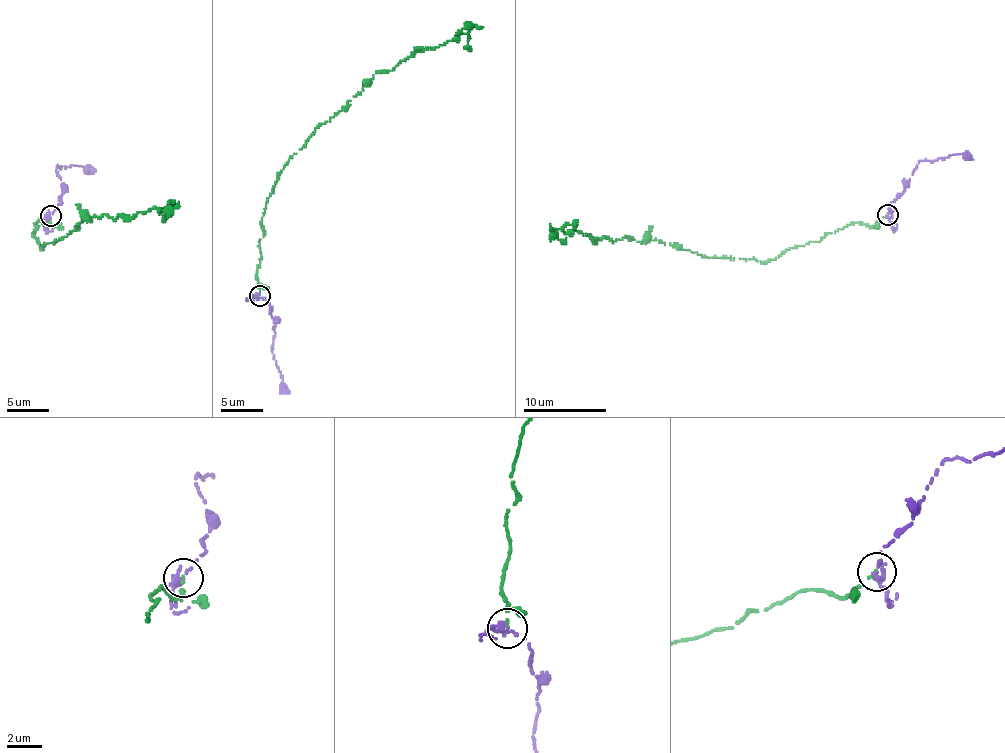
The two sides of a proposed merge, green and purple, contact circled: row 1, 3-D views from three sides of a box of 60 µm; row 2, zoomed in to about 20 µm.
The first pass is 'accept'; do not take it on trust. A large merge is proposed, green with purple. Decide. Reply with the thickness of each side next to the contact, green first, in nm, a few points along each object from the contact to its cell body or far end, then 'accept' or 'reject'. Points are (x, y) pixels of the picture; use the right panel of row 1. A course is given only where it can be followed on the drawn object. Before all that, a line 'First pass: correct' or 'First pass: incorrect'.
First pass: correct
110/200 nm | green via (887, 215), (874, 225), (854, 222), (756, 261), (559, 229), (566, 244) | purple via (887, 215), (889, 204), (898, 195), (920, 160), (965, 153), (970, 156) | accept

